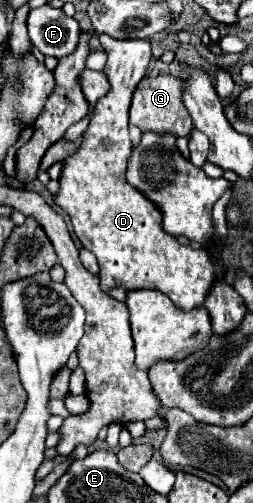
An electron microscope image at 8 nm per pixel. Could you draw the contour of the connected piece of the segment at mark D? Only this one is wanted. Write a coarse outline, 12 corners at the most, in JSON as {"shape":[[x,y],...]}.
{"shape":[[99,40],[93,106],[55,204],[97,256],[103,292],[151,288],[181,310],[221,266],[161,228],[125,180],[147,40]]}

